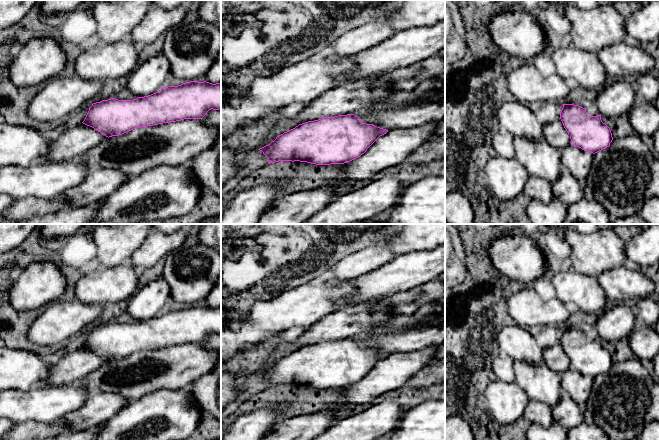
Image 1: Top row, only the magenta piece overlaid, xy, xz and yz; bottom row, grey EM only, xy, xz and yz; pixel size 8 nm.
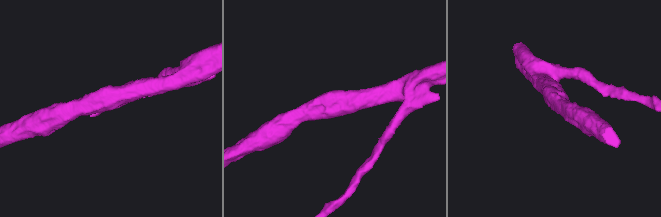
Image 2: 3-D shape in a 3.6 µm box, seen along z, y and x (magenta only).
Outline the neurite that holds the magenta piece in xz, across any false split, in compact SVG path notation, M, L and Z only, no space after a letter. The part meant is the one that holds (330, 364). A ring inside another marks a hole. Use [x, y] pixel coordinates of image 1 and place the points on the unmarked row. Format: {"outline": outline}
{"outline": "M354 338L324 341L299 348L259 374L269 387L300 385L344 388L362 378L388 354L362 347Z"}

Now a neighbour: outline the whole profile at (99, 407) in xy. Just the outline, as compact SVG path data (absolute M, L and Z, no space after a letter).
M93 390L89 392L84 404L79 409L65 415L61 419L69 425L72 432L100 428L128 404L129 401L120 394Z

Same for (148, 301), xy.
M159 278L139 287L130 297L126 312L137 321L144 321L164 312L171 300L170 286Z

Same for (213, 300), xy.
M221 275L204 302L206 306L212 308L221 307Z

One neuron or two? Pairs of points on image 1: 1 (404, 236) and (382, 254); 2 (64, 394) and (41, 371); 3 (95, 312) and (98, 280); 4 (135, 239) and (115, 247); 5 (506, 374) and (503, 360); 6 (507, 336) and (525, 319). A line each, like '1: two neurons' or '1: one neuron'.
1: two neurons
2: two neurons
3: two neurons
4: one neuron
5: one neuron
6: two neurons

